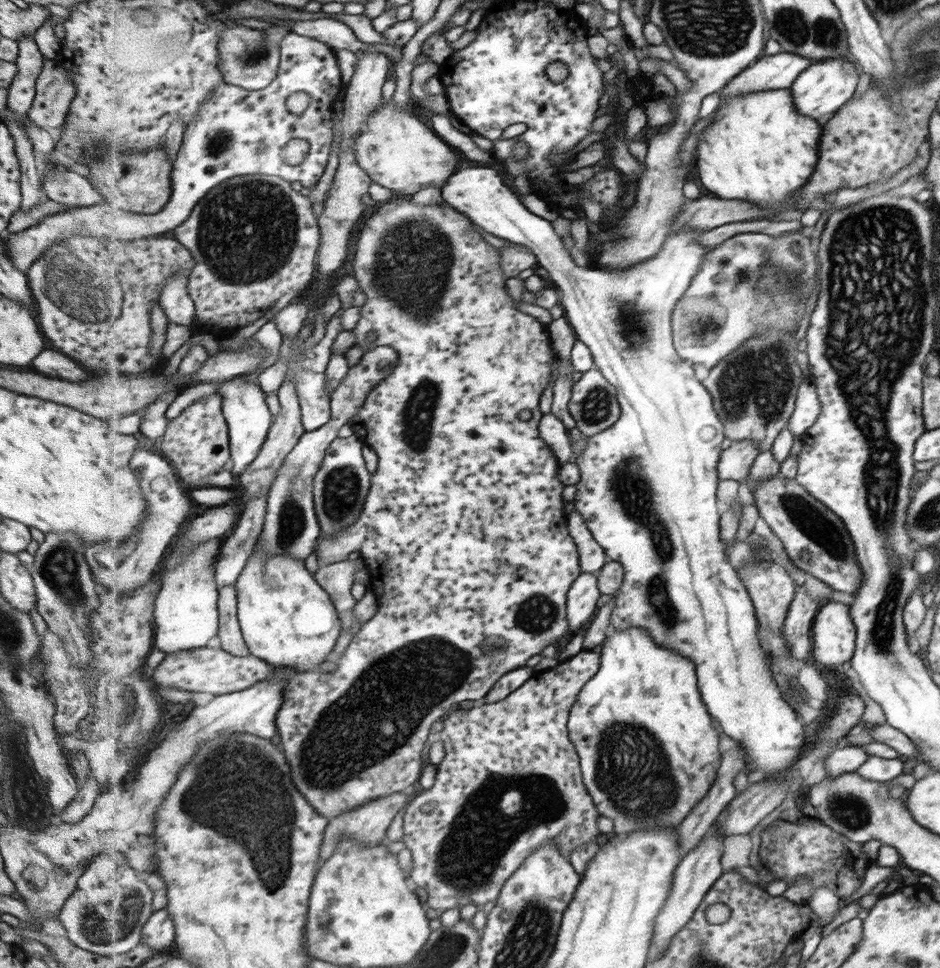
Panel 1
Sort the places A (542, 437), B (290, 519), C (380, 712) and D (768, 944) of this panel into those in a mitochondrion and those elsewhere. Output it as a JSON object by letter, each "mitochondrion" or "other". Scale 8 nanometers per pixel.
{"A":"other","B":"mitochondrion","C":"mitochondrion","D":"other"}

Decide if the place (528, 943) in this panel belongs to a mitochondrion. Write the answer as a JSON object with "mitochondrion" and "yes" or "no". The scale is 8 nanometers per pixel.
{"mitochondrion":"yes"}

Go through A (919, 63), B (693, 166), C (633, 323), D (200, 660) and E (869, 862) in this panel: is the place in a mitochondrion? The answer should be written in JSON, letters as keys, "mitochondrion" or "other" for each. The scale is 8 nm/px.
{"A":"mitochondrion","B":"other","C":"mitochondrion","D":"other","E":"other"}

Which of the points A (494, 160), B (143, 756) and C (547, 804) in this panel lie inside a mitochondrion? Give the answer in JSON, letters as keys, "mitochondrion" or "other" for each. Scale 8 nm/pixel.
{"A":"other","B":"other","C":"mitochondrion"}

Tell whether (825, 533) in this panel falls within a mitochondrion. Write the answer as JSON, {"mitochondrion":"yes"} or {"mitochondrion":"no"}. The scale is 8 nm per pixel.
{"mitochondrion":"yes"}

